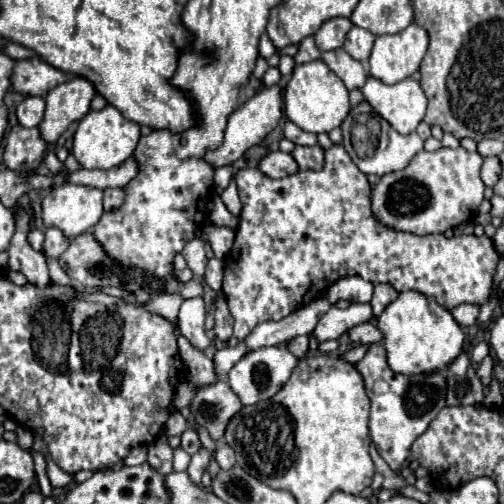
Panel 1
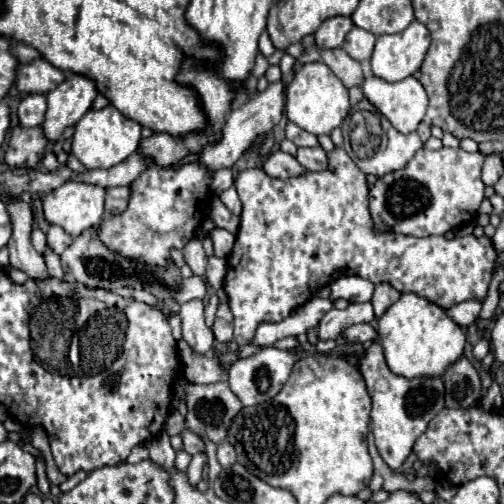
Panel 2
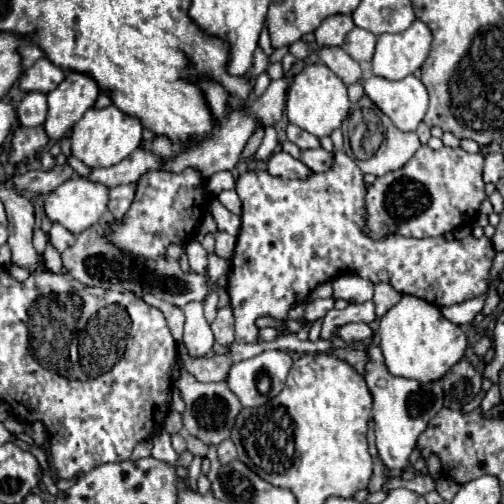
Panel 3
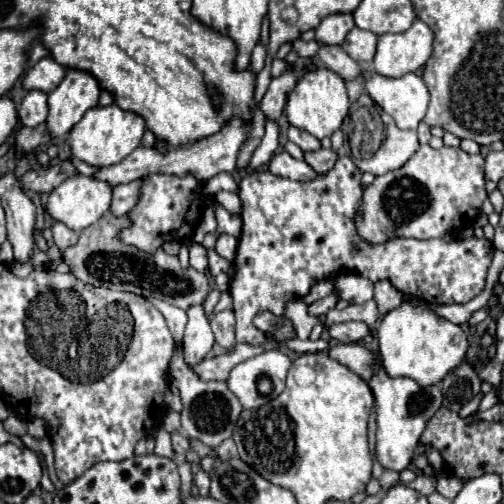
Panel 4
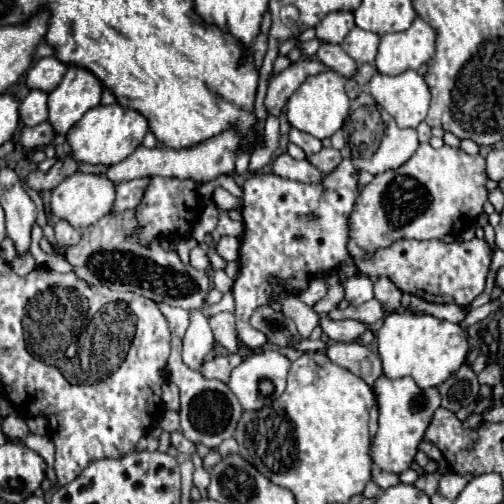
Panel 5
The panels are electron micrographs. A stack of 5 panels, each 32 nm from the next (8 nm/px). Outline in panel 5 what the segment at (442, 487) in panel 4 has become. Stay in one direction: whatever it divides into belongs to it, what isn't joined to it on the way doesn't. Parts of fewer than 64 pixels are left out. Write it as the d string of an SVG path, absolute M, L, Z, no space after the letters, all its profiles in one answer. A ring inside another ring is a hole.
M444 474L442 478L440 478L440 484L438 484L438 492L444 496L444 498L448 498L448 500L454 500L460 492L462 492L462 488L468 484L468 480L470 480L472 476L468 474L468 476L458 476L458 474Z

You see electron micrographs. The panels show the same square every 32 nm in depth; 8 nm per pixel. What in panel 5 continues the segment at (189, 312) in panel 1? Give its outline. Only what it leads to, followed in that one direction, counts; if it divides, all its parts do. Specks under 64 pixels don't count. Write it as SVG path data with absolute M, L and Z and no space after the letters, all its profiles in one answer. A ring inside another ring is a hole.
M190 310L190 326L184 334L184 350L182 358L188 368L198 370L204 362L206 354L212 350L214 336L208 326L208 318L202 314L202 310Z

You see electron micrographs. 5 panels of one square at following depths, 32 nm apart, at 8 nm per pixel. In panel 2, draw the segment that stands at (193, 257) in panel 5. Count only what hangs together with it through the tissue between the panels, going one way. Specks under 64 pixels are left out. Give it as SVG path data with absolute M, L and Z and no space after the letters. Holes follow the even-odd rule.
M196 238L190 240L190 242L184 246L182 254L184 254L184 258L186 258L186 264L192 268L192 272L194 272L196 276L204 276L204 270L206 270L206 262L208 262L208 258L206 258L206 254L204 254L202 242L196 240Z

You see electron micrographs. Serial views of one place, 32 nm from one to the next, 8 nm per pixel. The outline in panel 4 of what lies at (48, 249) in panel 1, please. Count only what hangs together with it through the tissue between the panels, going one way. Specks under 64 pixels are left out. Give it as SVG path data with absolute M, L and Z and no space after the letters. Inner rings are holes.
M56 222L56 224L52 226L52 236L54 236L54 244L56 244L60 250L76 244L76 240L78 240L78 232L72 232L70 228L64 228L64 224L60 224L60 222Z

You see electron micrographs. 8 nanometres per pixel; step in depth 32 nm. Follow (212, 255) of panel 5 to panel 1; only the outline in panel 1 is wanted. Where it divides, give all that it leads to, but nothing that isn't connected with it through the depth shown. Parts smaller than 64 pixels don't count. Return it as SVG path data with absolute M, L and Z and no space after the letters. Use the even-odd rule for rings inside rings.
M215 257L208 260L204 279L205 283L216 292L219 292L222 288L224 266L225 264L223 260Z

